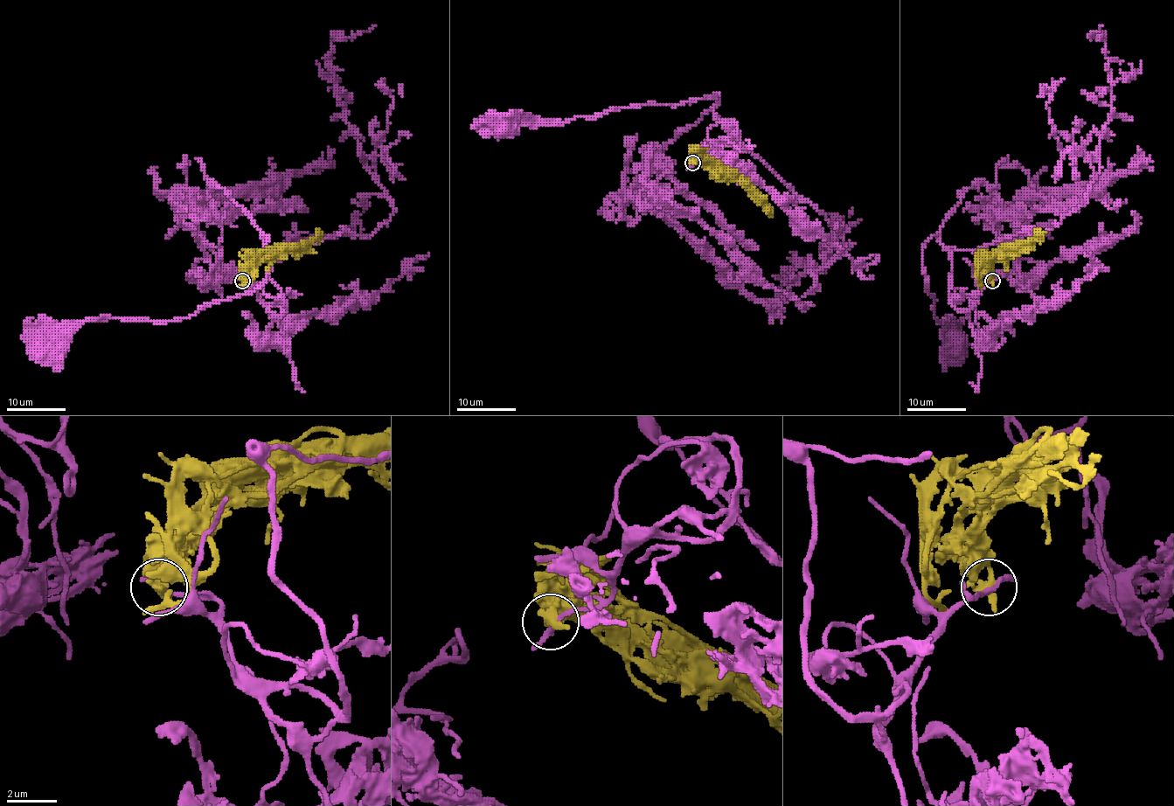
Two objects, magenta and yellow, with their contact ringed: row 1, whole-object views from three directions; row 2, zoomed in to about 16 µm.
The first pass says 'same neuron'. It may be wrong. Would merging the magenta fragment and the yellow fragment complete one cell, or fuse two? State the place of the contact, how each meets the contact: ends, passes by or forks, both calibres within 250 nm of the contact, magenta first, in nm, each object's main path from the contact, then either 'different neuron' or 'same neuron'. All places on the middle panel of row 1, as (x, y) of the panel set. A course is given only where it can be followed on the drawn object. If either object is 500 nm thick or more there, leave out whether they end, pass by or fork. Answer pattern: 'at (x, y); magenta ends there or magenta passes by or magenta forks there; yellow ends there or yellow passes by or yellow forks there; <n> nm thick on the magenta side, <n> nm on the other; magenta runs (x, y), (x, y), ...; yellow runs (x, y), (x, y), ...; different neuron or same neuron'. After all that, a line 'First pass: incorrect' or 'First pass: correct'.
at (692, 163); magenta passes by; yellow ends there; 190 nm thick on the magenta side, 420 nm on the other; magenta runs (691, 163), (706, 156), (710, 128), (732, 120), (714, 113), (718, 93), (562, 122), (519, 113), (507, 126); yellow runs (691, 163), (710, 161), (720, 170), (729, 170), (767, 208), (772, 217); same neuron
First pass: correct

